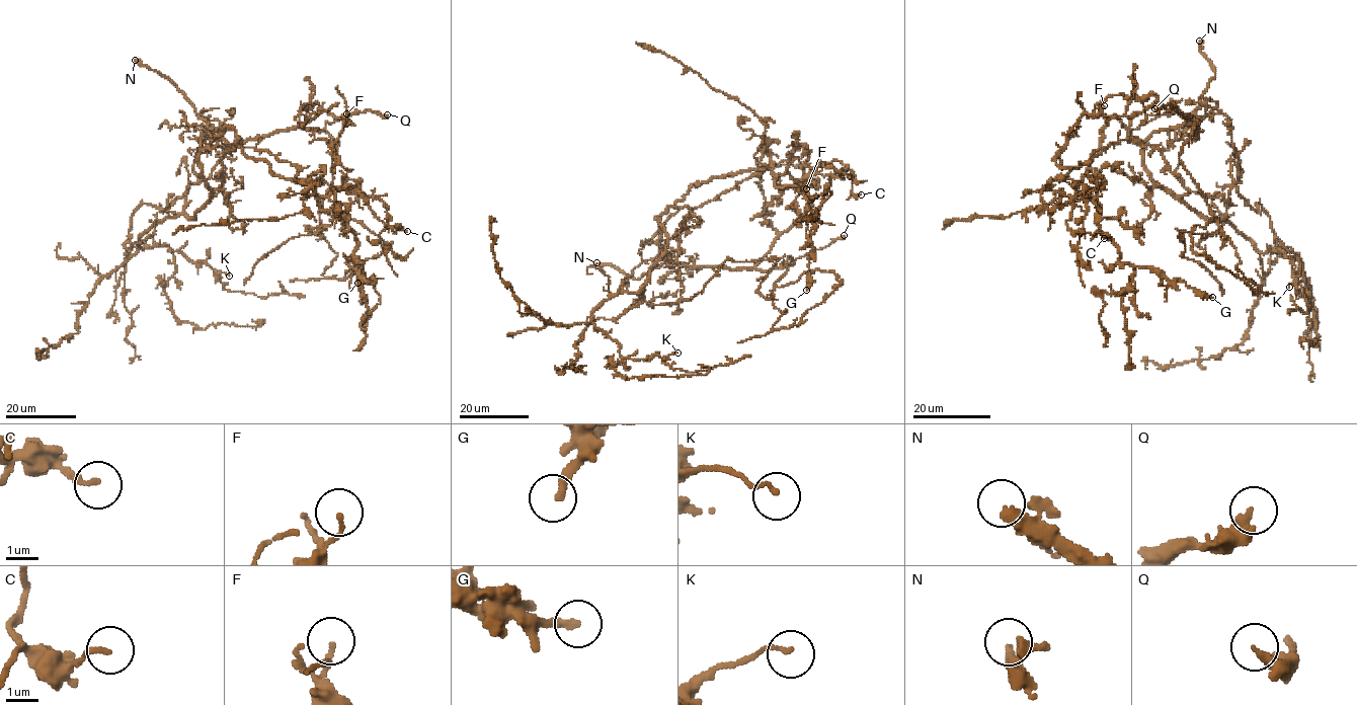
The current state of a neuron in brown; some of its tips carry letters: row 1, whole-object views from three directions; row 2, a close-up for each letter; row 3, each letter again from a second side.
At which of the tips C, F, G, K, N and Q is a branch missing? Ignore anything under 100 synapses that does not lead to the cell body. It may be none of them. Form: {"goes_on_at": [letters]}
{"goes_on_at": ["N"]}

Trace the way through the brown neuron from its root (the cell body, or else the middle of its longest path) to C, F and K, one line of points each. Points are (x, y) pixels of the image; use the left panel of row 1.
C: (204, 132), (202, 150), (228, 127), (273, 173), (320, 196), (356, 189), (376, 217), (407, 231)
F: (204, 132), (210, 125), (213, 145), (233, 145), (295, 129), (323, 110), (349, 124), (345, 123), (346, 113)
K: (204, 132), (197, 162), (212, 197), (193, 218), (158, 220), (141, 246), (167, 246), (229, 276)

